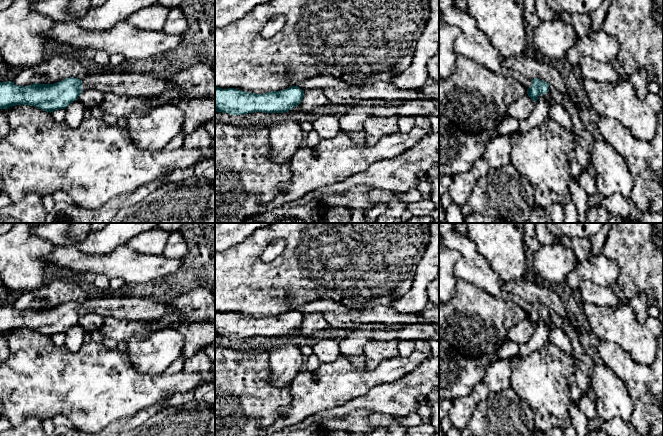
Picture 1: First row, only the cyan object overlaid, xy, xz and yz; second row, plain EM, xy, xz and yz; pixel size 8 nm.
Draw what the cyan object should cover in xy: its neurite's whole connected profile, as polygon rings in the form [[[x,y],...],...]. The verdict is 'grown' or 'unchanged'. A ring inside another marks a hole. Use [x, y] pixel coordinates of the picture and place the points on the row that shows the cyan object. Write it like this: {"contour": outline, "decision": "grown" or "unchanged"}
{"contour": [[[91,70],[82,80],[70,77],[54,84],[17,86],[11,81],[0,82],[0,109],[29,105],[51,113],[65,109],[87,89],[97,89],[103,94],[153,97],[164,92],[167,85],[163,79],[146,72],[110,73],[101,70]]], "decision": "grown"}

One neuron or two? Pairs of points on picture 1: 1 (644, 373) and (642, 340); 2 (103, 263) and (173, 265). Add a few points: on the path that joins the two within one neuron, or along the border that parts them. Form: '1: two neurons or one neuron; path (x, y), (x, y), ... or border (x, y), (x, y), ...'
1: two neurons; border (624, 350), (637, 363), (652, 363)
2: one neuron; path (120, 264), (156, 264)

